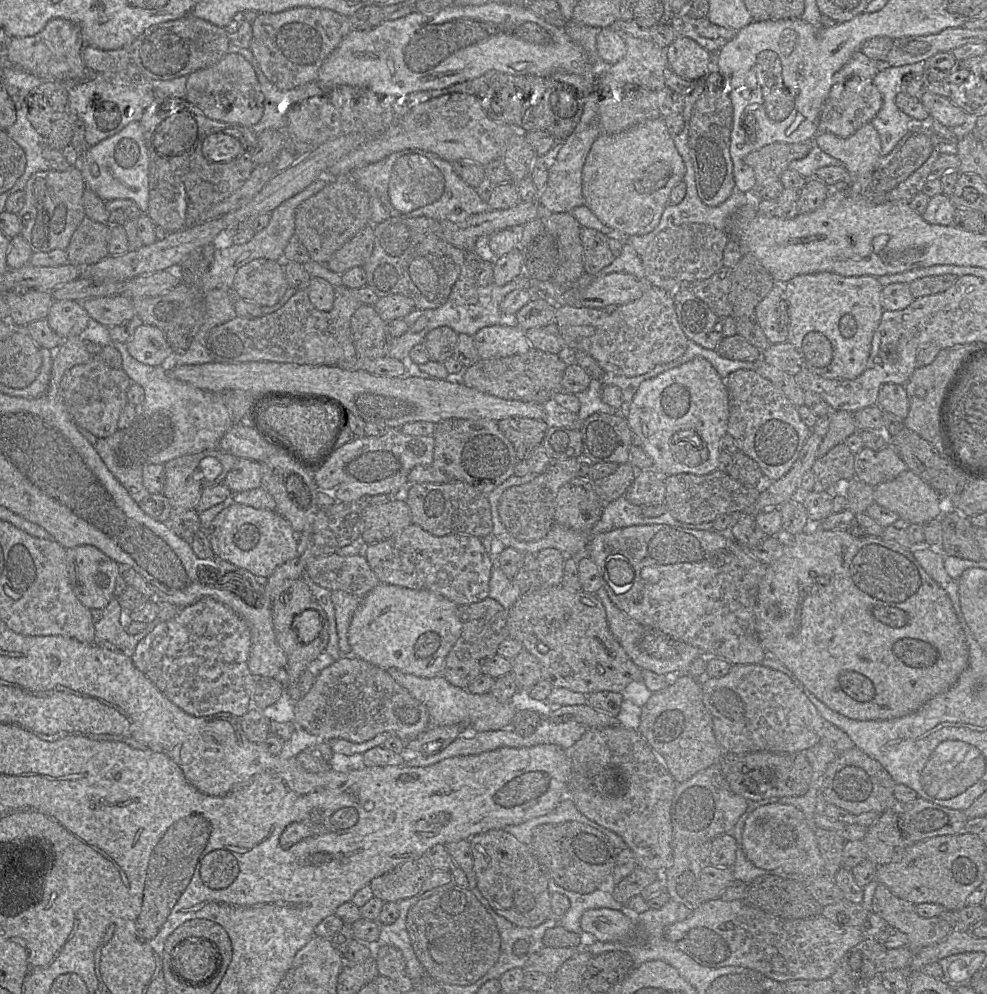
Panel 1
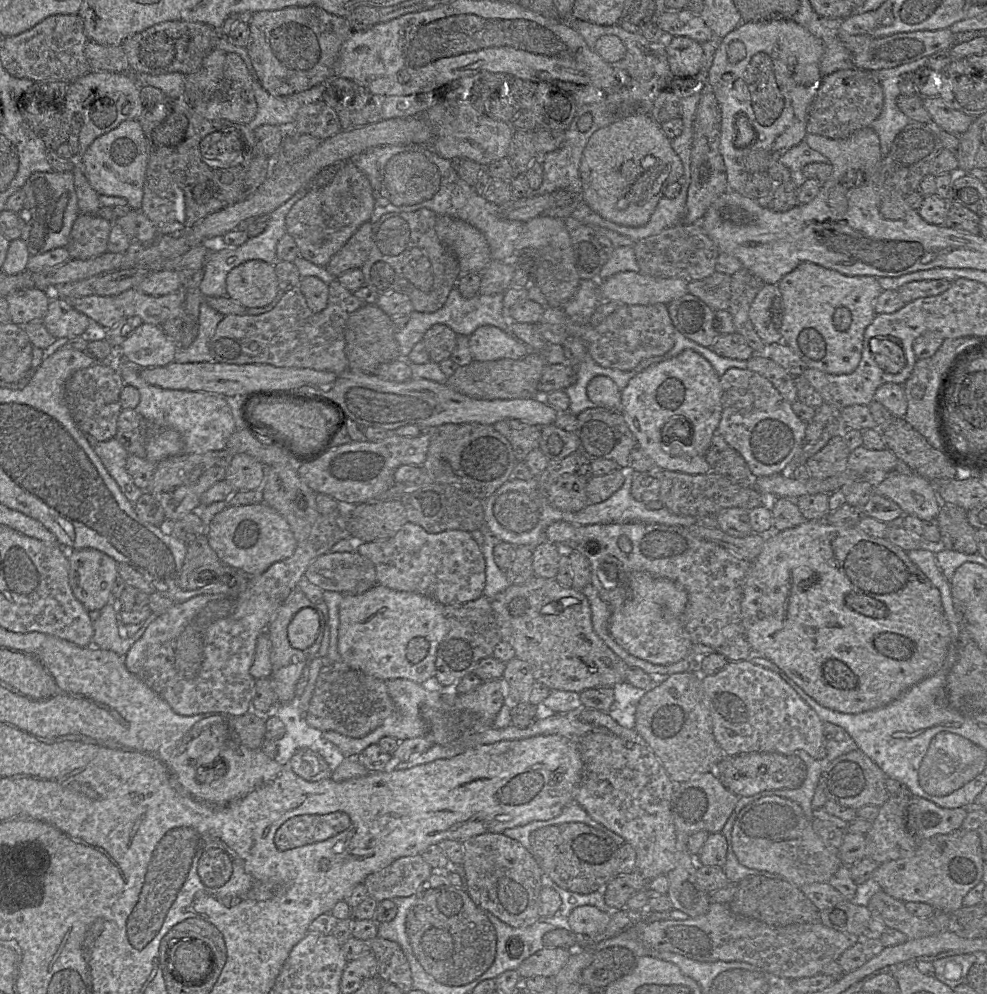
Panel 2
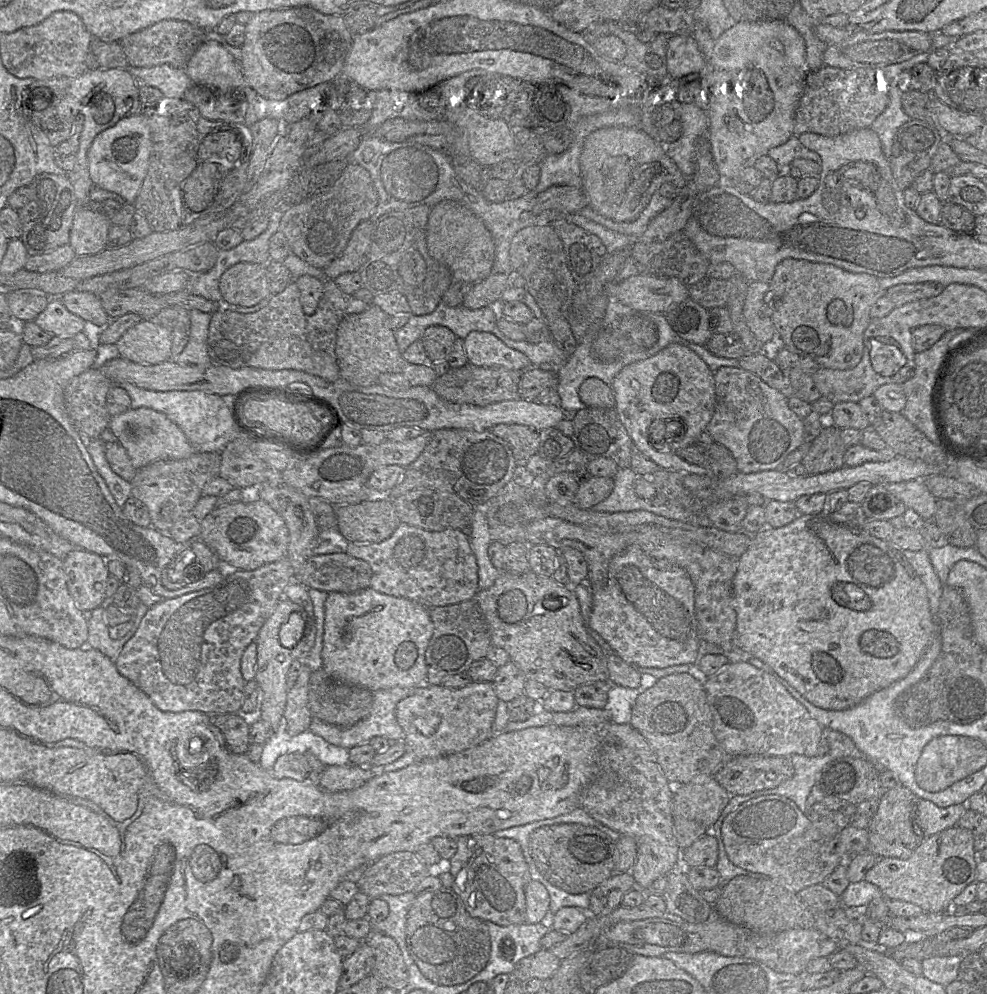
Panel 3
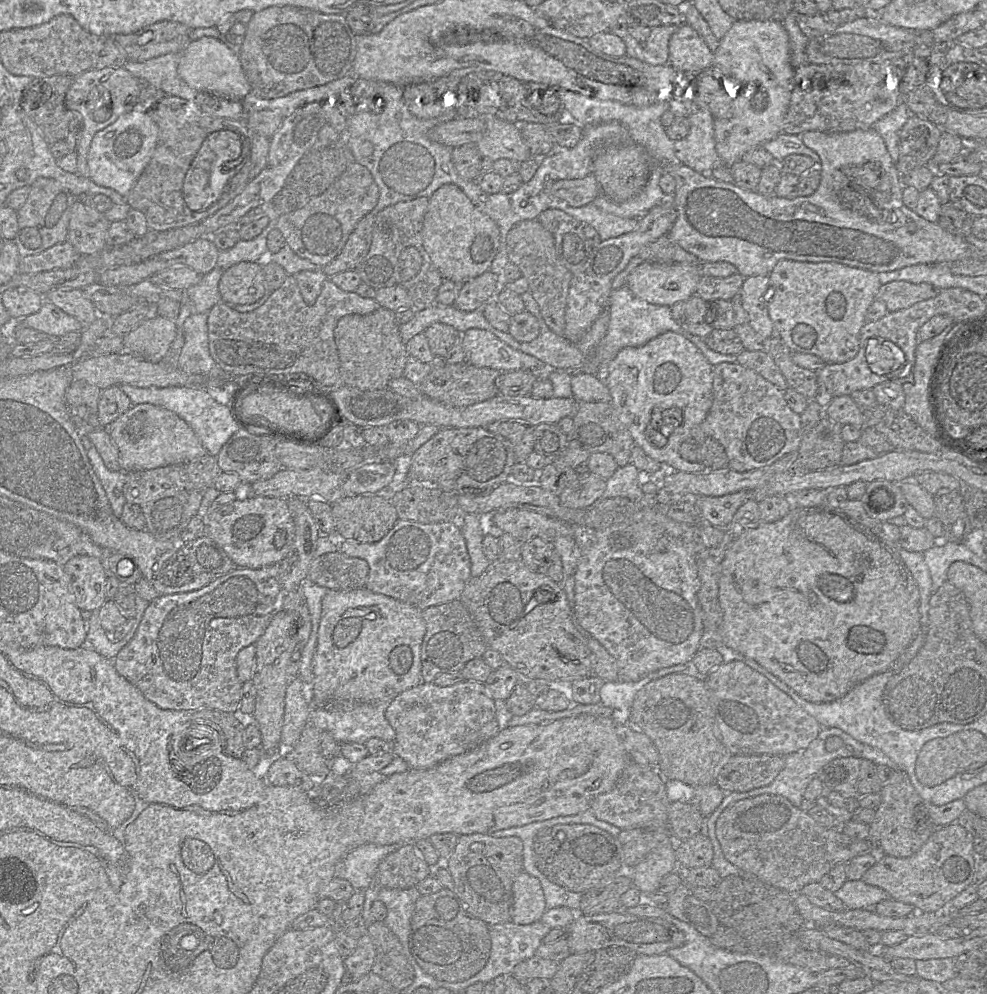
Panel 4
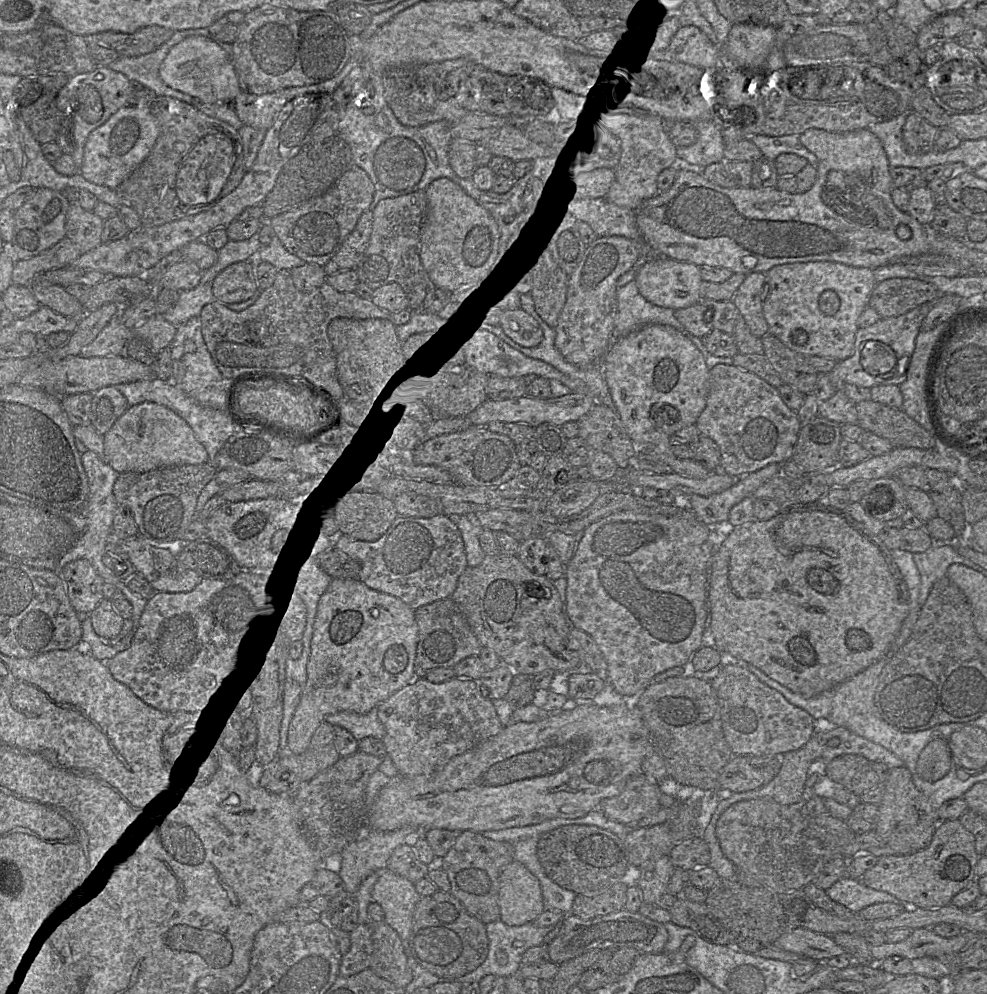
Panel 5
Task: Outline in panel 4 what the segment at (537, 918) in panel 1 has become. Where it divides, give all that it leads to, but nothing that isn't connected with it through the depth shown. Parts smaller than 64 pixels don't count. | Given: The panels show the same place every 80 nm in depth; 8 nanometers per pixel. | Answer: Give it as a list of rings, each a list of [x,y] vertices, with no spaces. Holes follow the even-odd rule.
[[[473,833],[458,835],[453,853],[448,857],[447,870],[454,881],[454,893],[462,901],[465,911],[472,917],[484,921],[487,925],[511,921],[513,905],[513,883],[515,878],[524,871],[523,843],[518,837],[495,838],[489,834]]]

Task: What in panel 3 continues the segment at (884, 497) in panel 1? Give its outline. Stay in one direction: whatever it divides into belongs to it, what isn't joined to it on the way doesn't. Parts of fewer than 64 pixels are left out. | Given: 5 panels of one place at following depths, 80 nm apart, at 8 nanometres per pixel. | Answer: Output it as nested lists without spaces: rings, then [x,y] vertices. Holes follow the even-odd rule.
[[[911,480],[883,485],[901,500],[907,508],[913,509],[924,521],[935,515],[937,499],[929,491],[924,480]]]

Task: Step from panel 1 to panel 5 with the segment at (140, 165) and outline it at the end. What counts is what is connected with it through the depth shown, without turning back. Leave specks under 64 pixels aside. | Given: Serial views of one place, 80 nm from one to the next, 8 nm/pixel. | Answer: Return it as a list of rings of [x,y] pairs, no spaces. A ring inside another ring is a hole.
[[[149,106],[122,107],[89,134],[80,173],[90,182],[116,189],[149,155],[159,134],[158,121]]]

